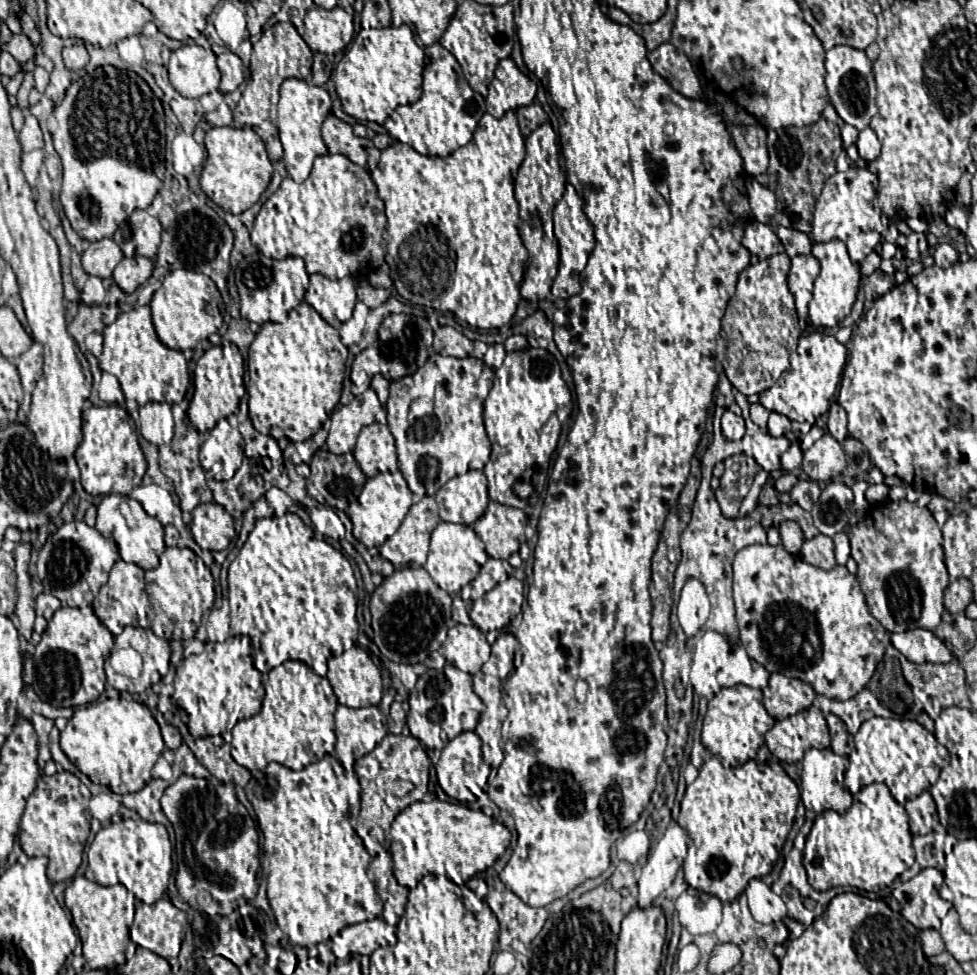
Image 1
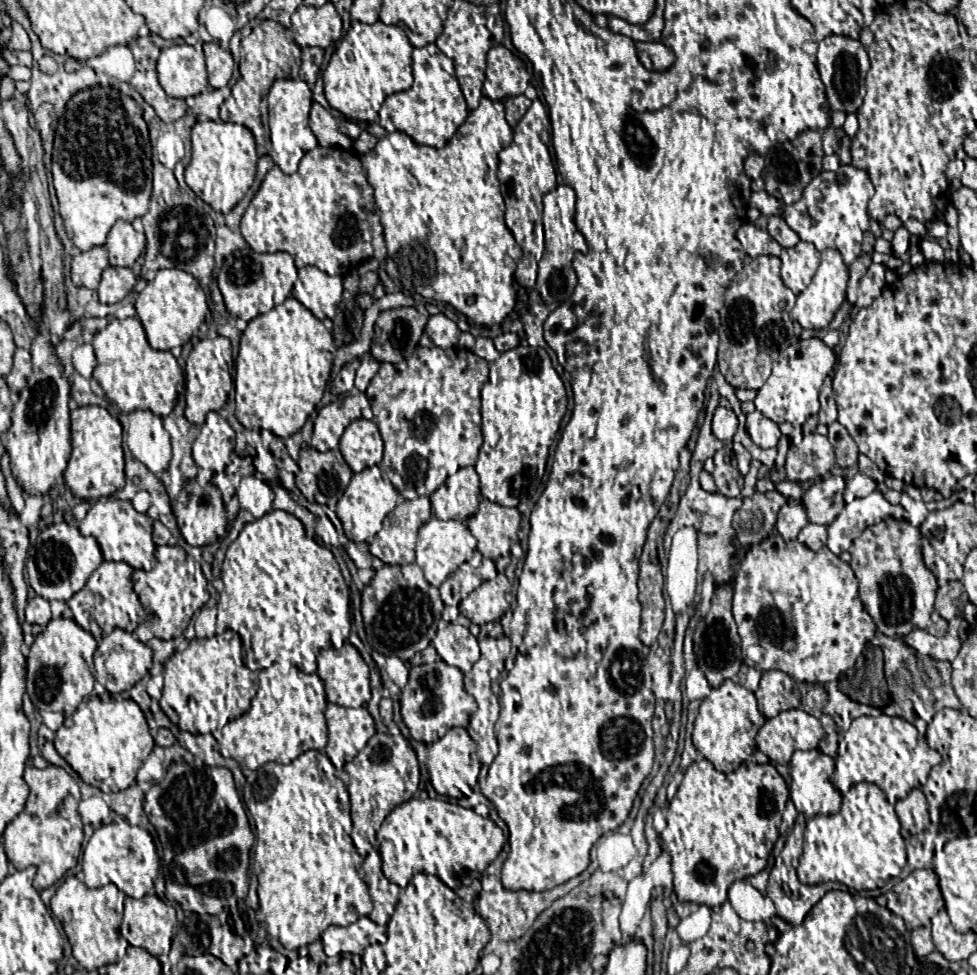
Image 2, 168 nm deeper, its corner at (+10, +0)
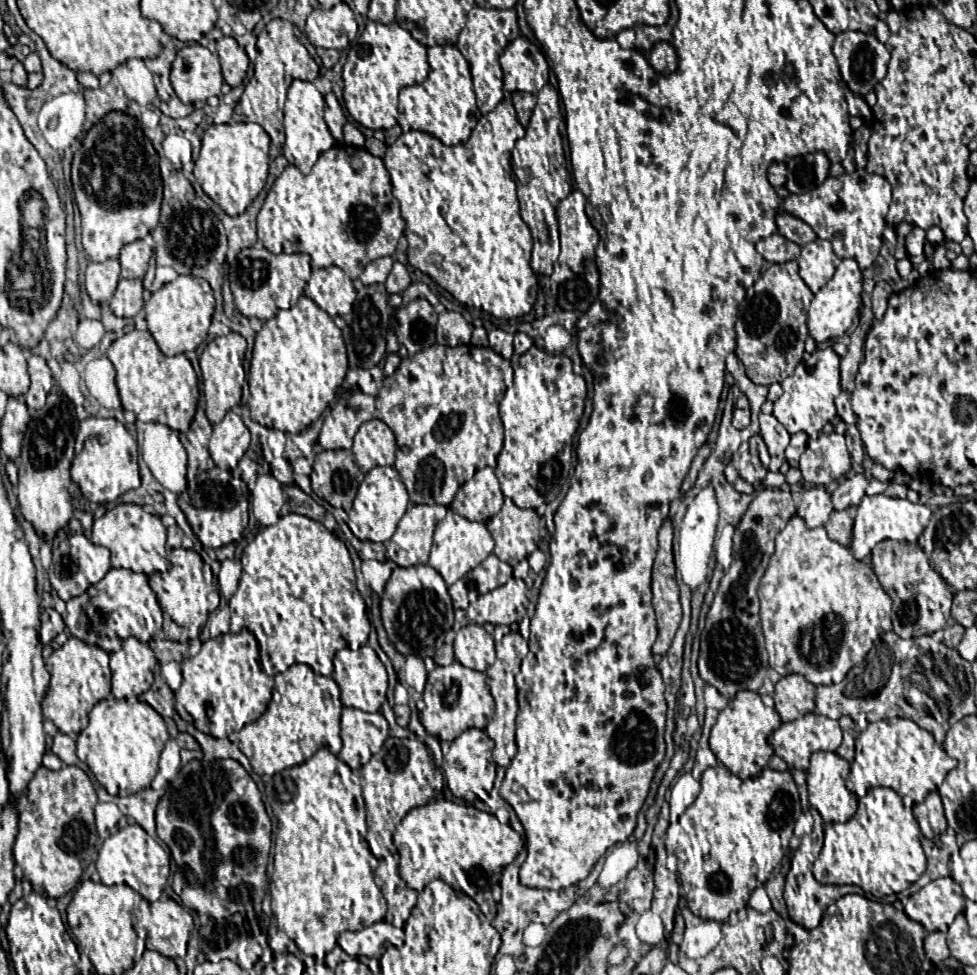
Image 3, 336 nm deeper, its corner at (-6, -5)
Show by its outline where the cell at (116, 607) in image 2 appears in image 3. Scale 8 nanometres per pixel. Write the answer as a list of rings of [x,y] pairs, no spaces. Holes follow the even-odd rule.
[[[110,569],[98,585],[90,585],[86,593],[66,601],[66,627],[72,637],[114,653],[126,637],[148,643],[162,629],[163,614],[154,591],[144,573],[128,569]]]

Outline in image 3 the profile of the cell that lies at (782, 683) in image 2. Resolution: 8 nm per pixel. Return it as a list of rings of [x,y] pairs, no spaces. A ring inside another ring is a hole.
[[[786,675],[776,683],[774,703],[780,719],[794,721],[806,713],[814,711],[816,687],[800,675]]]

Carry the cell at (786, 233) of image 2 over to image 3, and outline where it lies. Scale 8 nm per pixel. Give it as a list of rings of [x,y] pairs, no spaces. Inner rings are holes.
[[[778,213],[776,225],[780,235],[784,235],[788,241],[794,241],[798,245],[808,245],[816,239],[816,233],[812,231],[812,227],[790,213]]]

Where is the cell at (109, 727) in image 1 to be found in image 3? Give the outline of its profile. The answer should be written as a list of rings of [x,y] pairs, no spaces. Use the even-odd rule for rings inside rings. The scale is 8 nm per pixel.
[[[106,697],[94,705],[88,727],[78,733],[76,753],[110,795],[126,797],[150,787],[158,773],[158,759],[168,739],[164,719],[148,703],[128,703],[124,699]]]

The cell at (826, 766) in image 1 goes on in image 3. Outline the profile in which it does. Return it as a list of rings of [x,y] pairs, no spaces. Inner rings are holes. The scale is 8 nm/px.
[[[816,751],[810,757],[810,769],[806,771],[807,790],[810,795],[810,805],[822,815],[826,823],[844,823],[848,821],[858,807],[858,799],[854,793],[846,789],[846,779],[850,773],[850,763],[836,753]]]

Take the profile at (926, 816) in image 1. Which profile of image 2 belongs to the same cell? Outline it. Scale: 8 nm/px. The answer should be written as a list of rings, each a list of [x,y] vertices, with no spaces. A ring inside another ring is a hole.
[[[918,788],[913,789],[904,800],[896,802],[896,814],[902,828],[912,835],[926,830],[931,824],[926,797]]]

